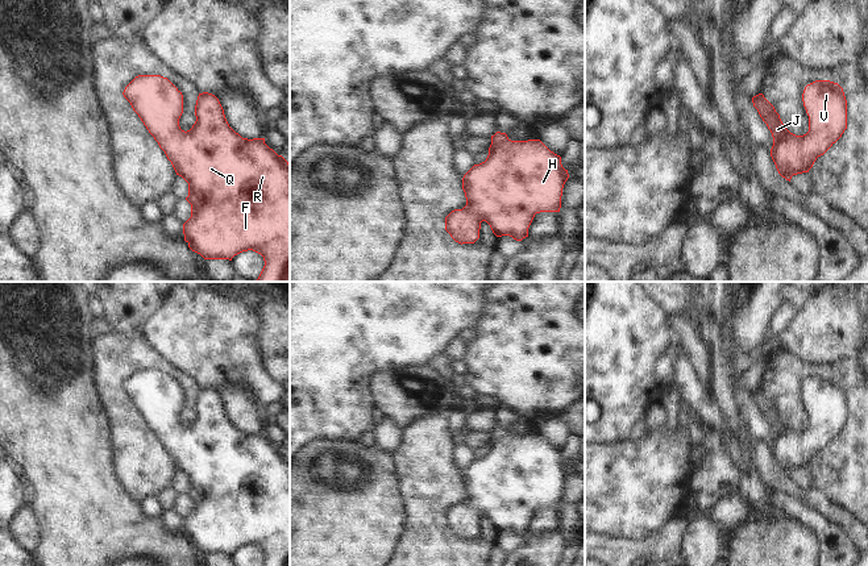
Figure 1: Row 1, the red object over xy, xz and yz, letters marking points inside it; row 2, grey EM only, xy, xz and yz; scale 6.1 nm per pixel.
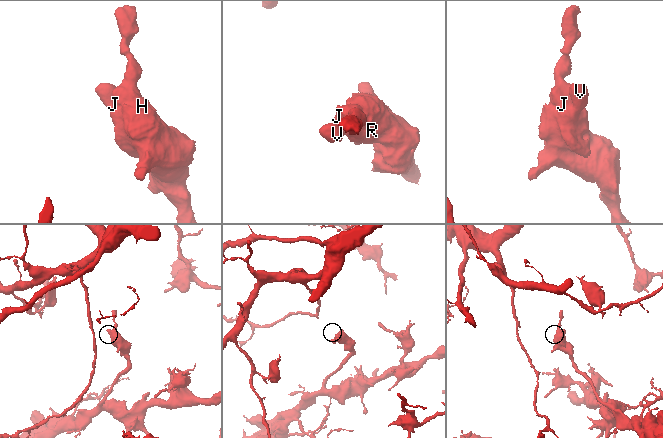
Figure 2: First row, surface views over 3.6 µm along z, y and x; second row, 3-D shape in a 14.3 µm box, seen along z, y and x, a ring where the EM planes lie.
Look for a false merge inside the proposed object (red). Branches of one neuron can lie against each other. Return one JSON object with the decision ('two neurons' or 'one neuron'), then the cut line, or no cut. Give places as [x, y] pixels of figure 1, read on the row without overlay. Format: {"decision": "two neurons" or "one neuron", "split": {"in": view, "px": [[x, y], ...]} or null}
{"decision": "one neuron", "split": null}

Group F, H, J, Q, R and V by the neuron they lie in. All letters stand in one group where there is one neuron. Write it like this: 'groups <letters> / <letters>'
groups F H J Q R V

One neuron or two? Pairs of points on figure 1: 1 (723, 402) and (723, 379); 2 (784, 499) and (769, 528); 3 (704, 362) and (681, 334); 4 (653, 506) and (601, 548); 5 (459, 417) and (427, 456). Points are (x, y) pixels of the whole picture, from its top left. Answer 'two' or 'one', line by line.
1: one
2: two
3: one
4: two
5: two

